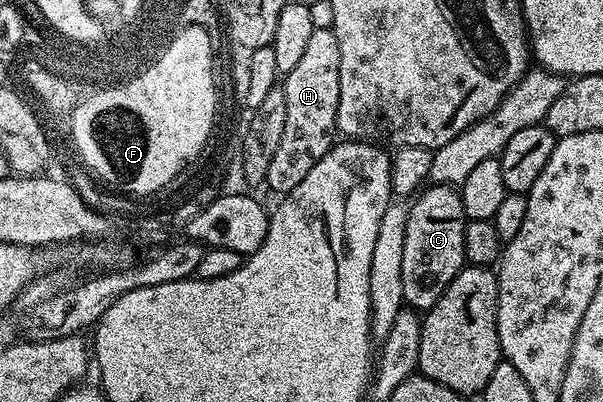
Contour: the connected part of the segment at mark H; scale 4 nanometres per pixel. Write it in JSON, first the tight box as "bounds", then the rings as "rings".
{"bounds":[265,29,341,193],"rings":[[[315,29],[309,37],[305,54],[288,75],[282,76],[281,84],[286,104],[285,131],[270,162],[265,183],[278,193],[286,193],[301,185],[309,169],[329,153],[337,139],[335,122],[341,93],[341,48],[337,46],[334,31]]]}

